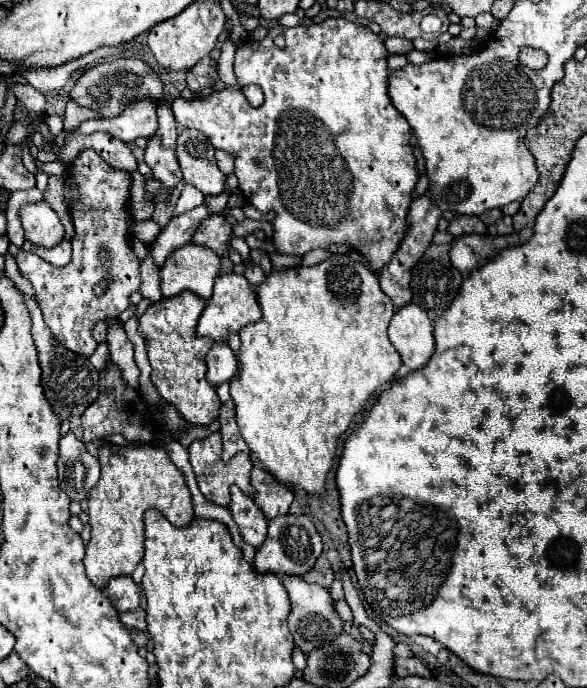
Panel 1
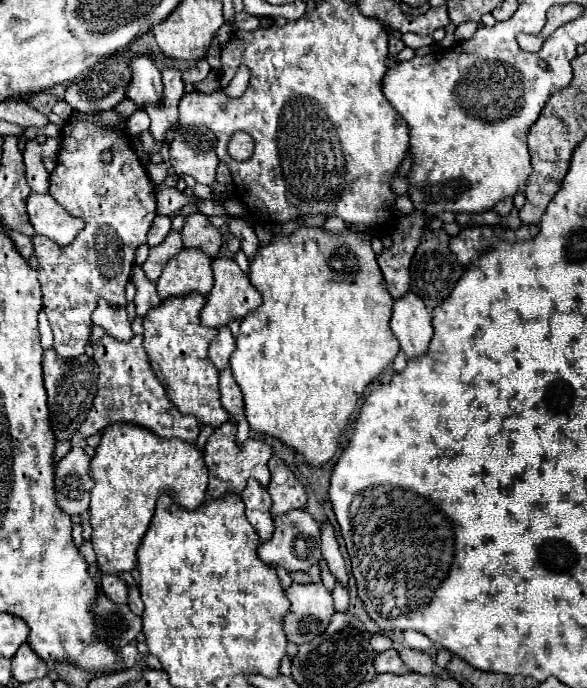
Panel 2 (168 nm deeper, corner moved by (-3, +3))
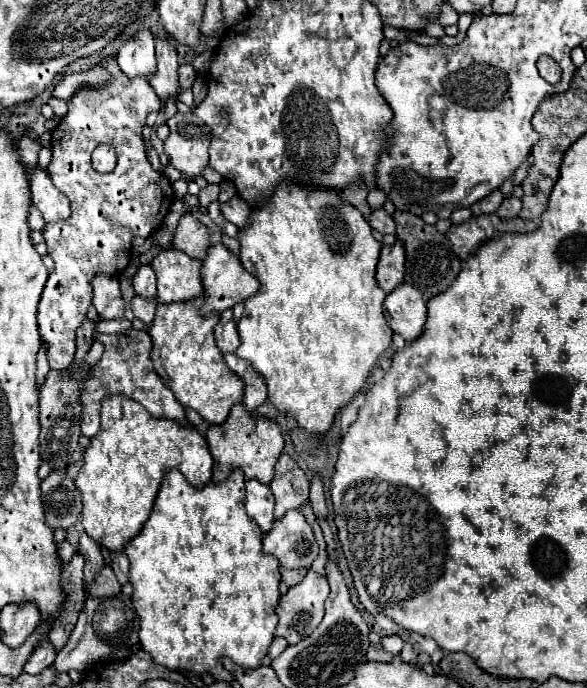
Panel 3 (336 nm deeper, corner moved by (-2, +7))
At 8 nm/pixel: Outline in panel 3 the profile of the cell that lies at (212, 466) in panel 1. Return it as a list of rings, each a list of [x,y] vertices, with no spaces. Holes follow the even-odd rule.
[[[243,402],[235,404],[223,424],[211,426],[207,430],[207,444],[213,456],[213,484],[223,482],[233,468],[243,468],[245,480],[259,480],[269,484],[273,480],[273,466],[283,452],[283,434],[281,428],[269,418],[257,418],[255,414],[243,408]]]

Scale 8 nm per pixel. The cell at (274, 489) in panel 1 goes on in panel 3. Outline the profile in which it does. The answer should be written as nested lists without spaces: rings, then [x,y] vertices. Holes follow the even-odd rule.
[[[289,454],[279,456],[269,488],[275,496],[275,518],[283,518],[291,508],[301,508],[309,498],[309,480]]]

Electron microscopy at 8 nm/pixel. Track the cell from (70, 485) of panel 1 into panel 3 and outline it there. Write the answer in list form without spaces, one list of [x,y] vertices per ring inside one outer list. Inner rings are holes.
[[[65,470],[51,472],[41,482],[41,500],[47,526],[51,530],[71,528],[81,514],[81,494],[75,488],[75,482],[67,478]]]

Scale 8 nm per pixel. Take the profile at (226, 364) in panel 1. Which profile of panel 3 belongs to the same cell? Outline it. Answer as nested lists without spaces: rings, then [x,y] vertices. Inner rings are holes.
[[[233,310],[221,312],[221,320],[215,326],[215,342],[223,354],[235,352],[239,348],[239,334],[237,324],[233,320]]]

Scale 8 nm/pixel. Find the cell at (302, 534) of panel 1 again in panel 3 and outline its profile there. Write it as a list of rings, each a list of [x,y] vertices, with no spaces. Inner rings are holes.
[[[289,510],[281,520],[273,522],[273,528],[263,536],[263,552],[273,554],[283,568],[311,568],[317,558],[317,542],[311,526],[299,510]]]

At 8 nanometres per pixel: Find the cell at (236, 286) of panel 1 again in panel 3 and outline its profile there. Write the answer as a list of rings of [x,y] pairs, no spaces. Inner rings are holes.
[[[213,244],[207,250],[205,260],[201,262],[201,282],[203,282],[203,296],[205,296],[201,314],[223,312],[227,308],[233,308],[237,302],[245,302],[259,290],[259,280],[255,276],[251,276],[243,268],[241,260],[223,244]]]

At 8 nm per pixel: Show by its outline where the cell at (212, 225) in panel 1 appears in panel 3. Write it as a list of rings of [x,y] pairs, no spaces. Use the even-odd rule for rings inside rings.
[[[185,214],[179,220],[179,226],[175,230],[173,248],[185,252],[191,258],[203,260],[209,248],[209,230],[205,224],[201,224],[193,214]]]

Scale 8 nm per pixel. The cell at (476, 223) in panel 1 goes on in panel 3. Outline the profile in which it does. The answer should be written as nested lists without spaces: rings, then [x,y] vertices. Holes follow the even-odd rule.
[[[495,190],[495,192],[491,192],[489,196],[485,196],[483,200],[479,200],[477,204],[471,206],[473,216],[481,216],[481,214],[497,212],[497,208],[499,208],[501,202],[503,202],[503,194],[501,194],[501,190]]]

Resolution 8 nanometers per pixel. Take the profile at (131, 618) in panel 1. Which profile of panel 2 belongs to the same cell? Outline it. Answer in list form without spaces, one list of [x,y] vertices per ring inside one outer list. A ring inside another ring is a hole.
[[[130,586],[130,596],[128,596],[128,606],[132,608],[132,612],[136,612],[138,616],[144,612],[144,602],[140,600],[140,592],[136,586]]]

